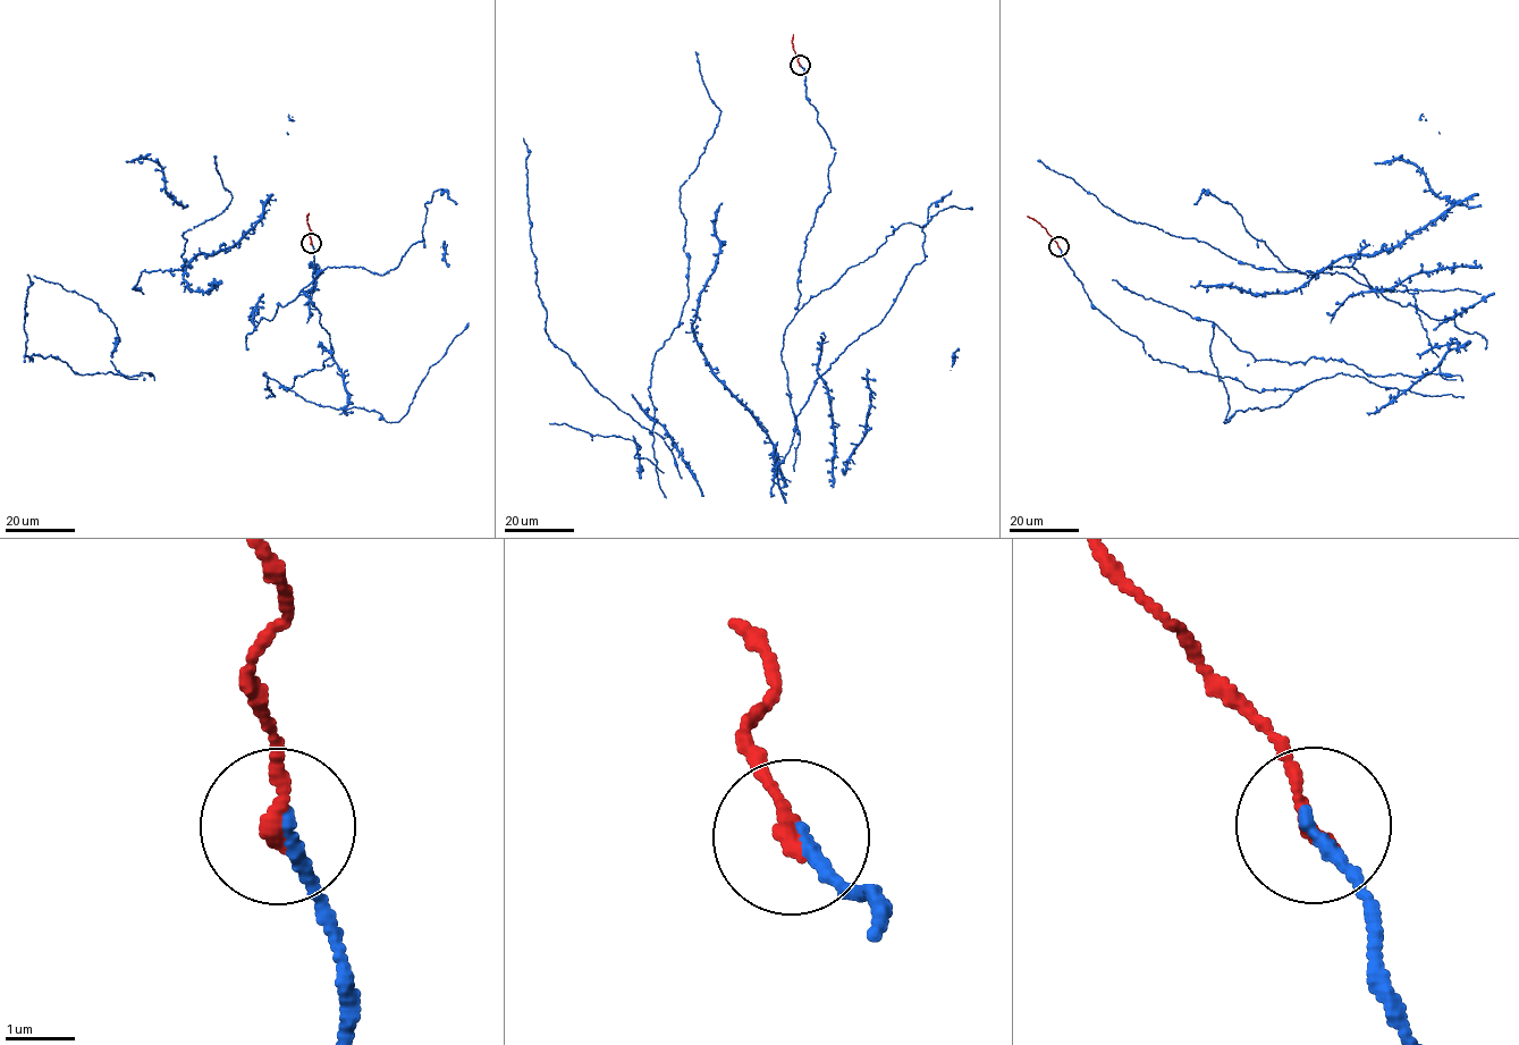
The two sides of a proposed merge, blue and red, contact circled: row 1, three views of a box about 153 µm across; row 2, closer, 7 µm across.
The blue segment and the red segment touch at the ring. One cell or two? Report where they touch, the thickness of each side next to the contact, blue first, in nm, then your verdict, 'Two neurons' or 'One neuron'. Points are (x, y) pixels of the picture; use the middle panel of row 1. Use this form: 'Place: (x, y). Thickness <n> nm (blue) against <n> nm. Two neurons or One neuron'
Place: (800, 65). Thickness 180 nm (blue) against 240 nm. One neuron

